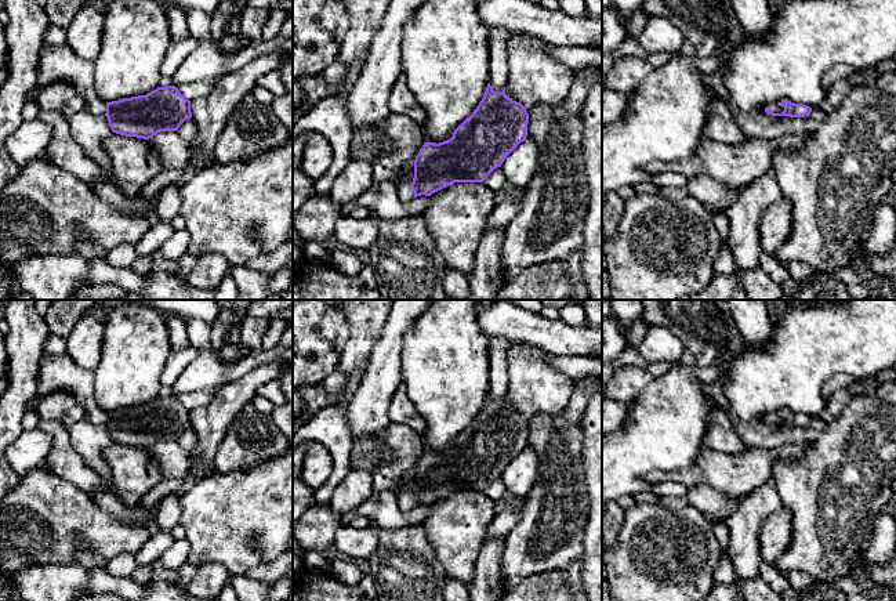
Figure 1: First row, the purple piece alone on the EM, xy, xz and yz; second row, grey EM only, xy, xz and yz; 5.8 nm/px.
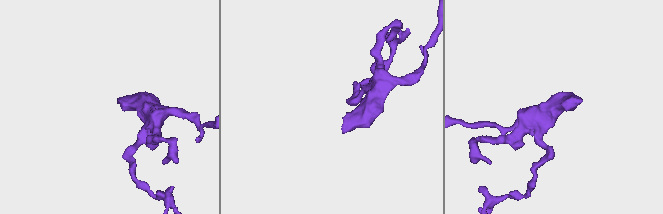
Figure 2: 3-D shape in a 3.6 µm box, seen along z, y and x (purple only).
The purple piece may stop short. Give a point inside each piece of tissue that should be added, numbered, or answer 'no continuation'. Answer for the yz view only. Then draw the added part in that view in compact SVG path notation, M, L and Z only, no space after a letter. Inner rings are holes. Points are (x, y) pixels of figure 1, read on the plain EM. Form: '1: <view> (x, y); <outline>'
1: yz (776, 416); M781 410L769 412L765 417L770 417L773 423L781 423L784 420Z

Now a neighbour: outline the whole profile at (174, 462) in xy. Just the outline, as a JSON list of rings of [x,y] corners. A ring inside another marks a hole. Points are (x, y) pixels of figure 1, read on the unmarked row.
[[[160,441],[148,449],[157,461],[164,478],[185,479],[191,471],[196,455],[178,445],[177,441]]]

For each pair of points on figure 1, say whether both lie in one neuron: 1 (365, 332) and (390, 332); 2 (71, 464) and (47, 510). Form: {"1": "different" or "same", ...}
{"1": "different", "2": "different"}

